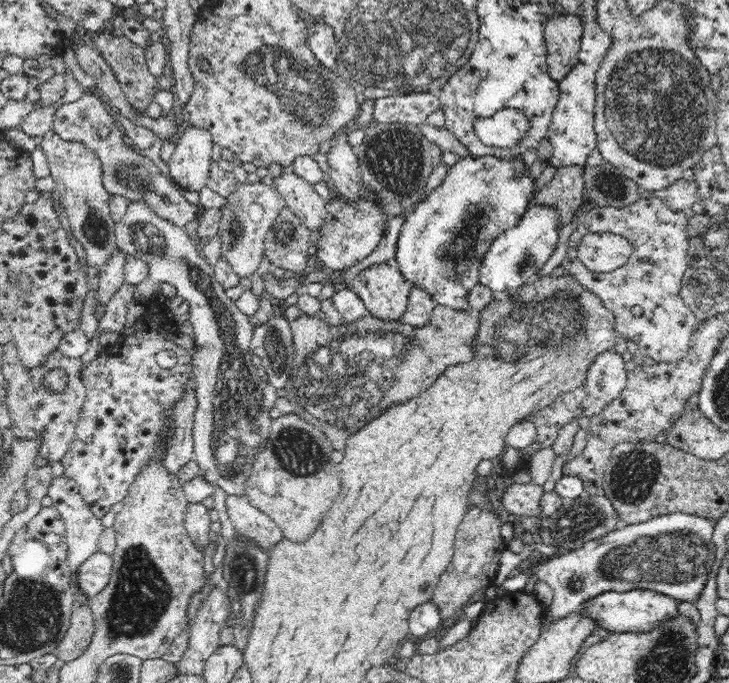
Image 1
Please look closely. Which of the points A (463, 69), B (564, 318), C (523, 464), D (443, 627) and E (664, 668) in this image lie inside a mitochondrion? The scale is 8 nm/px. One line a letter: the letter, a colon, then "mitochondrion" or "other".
A: mitochondrion
B: mitochondrion
C: other
D: other
E: mitochondrion

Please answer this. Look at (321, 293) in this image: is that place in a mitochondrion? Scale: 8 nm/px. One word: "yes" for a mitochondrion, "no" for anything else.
no

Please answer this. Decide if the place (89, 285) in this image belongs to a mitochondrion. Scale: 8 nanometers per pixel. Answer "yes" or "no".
no

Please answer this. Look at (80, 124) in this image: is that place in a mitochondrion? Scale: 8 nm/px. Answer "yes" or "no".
yes

